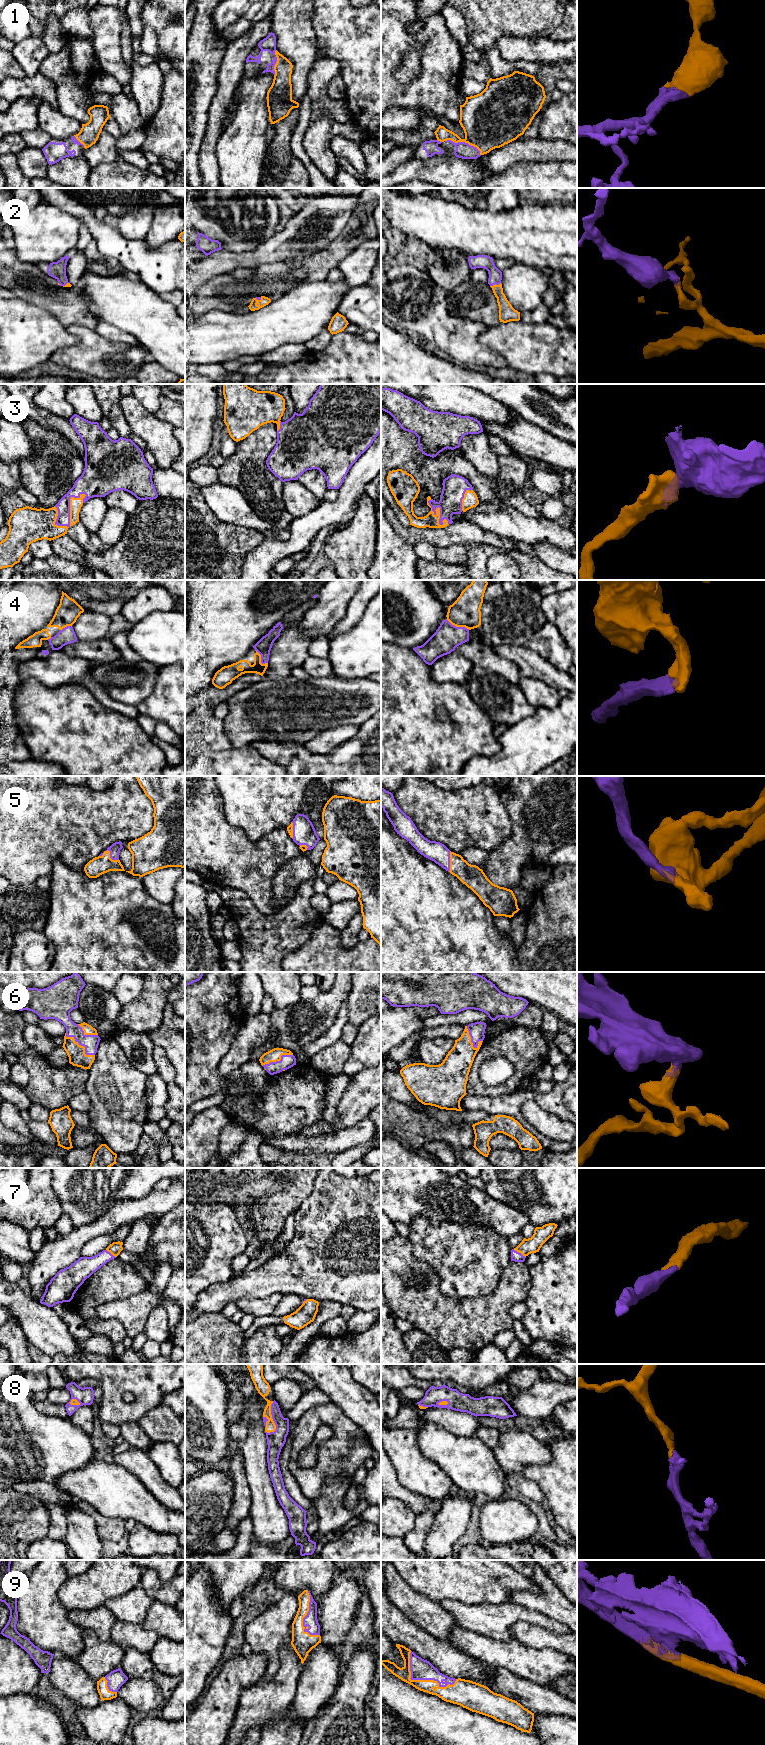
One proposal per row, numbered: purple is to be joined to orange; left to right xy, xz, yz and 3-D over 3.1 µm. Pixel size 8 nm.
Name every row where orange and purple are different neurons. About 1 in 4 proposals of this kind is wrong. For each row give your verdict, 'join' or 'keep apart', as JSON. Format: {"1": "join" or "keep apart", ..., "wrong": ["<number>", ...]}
{"1": "join", "2": "join", "3": "join", "4": "keep apart", "5": "join", "6": "join", "7": "join", "8": "join", "9": "join", "wrong": ["4"]}

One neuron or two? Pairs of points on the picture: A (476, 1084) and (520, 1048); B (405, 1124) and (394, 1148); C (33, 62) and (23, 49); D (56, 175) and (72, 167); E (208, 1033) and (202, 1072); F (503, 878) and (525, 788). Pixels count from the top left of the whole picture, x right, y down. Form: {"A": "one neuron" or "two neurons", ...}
{"A": "one neuron", "B": "two neurons", "C": "one neuron", "D": "one neuron", "E": "one neuron", "F": "one neuron"}

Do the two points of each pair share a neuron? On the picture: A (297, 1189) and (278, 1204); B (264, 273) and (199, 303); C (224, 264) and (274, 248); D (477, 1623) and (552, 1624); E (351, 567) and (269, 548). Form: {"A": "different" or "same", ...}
{"A": "same", "B": "same", "C": "same", "D": "same", "E": "different"}

